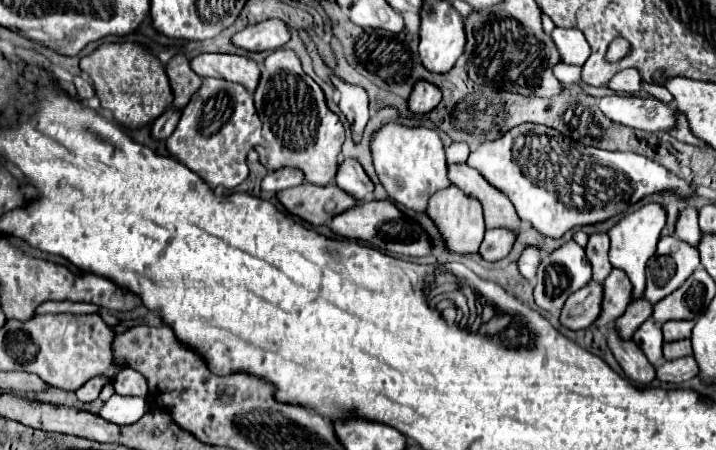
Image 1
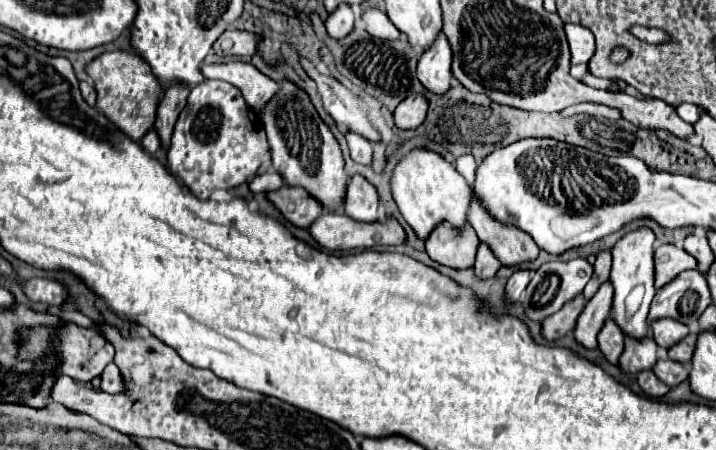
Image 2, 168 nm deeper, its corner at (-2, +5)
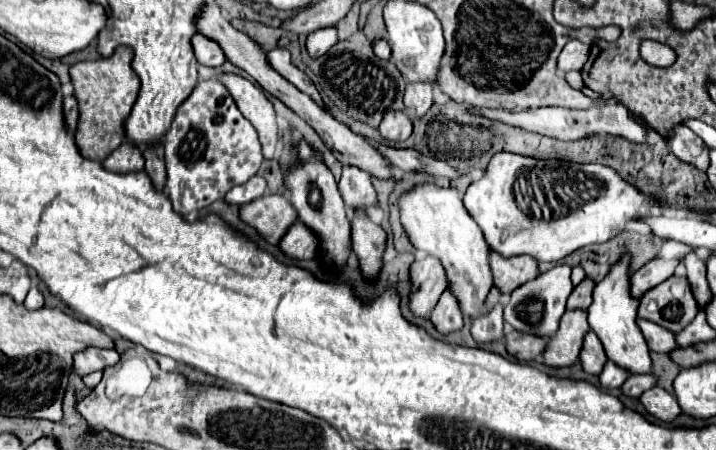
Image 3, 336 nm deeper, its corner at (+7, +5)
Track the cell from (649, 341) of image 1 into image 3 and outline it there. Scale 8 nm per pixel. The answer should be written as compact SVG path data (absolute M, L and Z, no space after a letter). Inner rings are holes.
M609 360L603 368L603 372L599 374L599 380L601 380L603 388L619 388L619 386L623 386L623 382L629 376L631 376L629 370L625 370L625 368L621 368L621 366L617 366L615 362Z

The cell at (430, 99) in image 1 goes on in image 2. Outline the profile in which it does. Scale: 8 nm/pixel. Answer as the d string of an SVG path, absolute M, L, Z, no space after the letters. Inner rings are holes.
M412 94L406 100L402 100L402 104L394 110L394 124L400 130L416 130L426 118L426 110L428 110L426 98Z

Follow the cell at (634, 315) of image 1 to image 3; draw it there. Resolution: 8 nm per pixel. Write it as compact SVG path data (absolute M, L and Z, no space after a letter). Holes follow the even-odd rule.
M587 332L579 358L581 358L581 364L583 364L585 372L589 372L589 374L601 374L601 370L603 370L603 366L607 362L607 354L605 354L603 344L597 338L595 332Z

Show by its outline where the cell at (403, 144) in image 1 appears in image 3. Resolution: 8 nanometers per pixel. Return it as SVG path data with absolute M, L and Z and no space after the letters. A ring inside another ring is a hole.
M421 182L399 196L399 214L411 244L417 250L427 250L427 254L439 258L445 266L449 274L449 288L457 294L463 314L471 318L481 314L487 290L493 286L487 256L489 246L479 226L471 220L467 208L463 206L463 194L455 186L441 188L435 182Z

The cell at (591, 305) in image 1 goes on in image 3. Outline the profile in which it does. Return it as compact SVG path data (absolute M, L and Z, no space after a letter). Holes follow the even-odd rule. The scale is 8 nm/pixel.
M511 330L509 334L505 334L505 340L507 340L509 354L513 354L517 360L523 360L523 362L535 360L547 346L543 336L523 334L523 332L517 332L517 330Z

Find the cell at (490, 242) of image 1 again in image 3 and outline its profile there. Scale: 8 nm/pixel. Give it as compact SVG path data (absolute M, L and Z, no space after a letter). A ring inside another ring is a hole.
M445 290L431 312L431 322L441 334L449 334L453 330L463 328L463 312L459 308L459 300L453 296L451 290Z

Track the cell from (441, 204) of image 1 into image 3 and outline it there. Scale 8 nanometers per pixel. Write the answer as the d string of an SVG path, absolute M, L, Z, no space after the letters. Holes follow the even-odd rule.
M425 256L421 260L415 260L409 270L411 282L413 282L413 294L411 294L411 310L415 316L427 318L429 312L435 308L439 296L447 288L447 272L435 256Z

